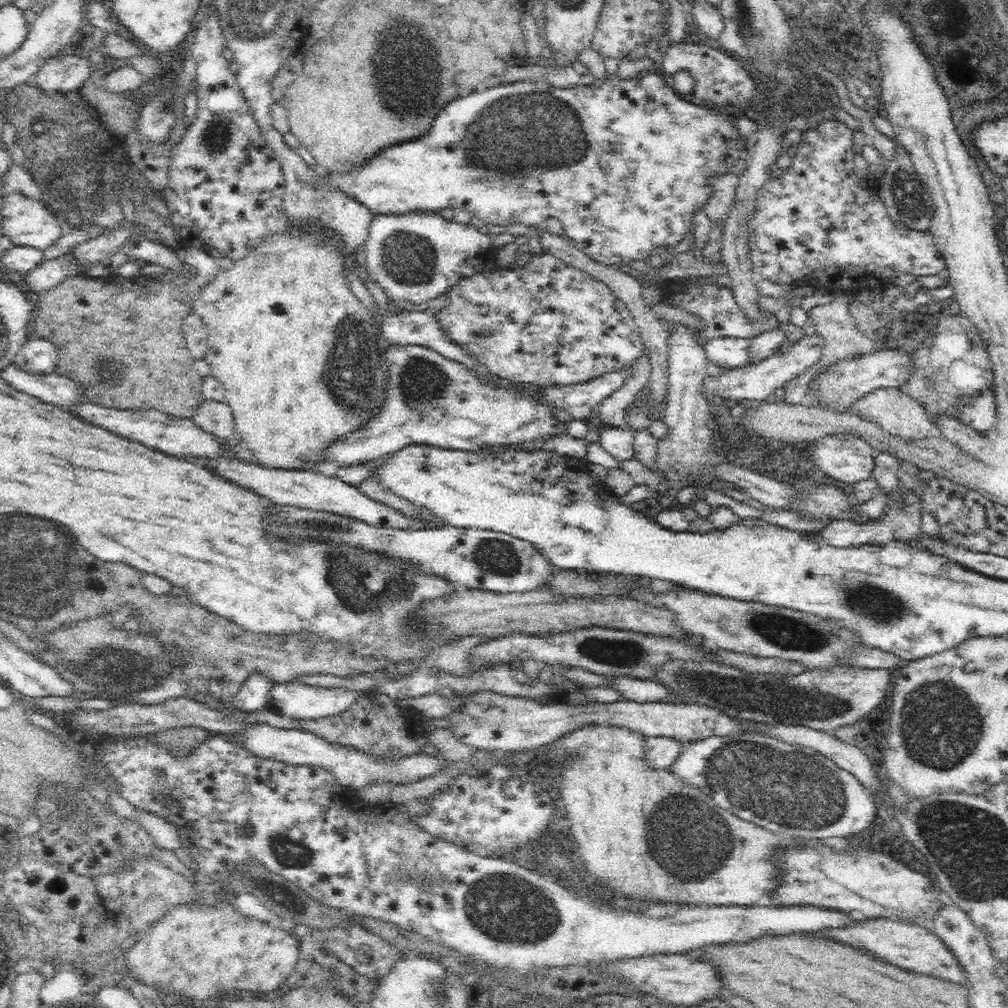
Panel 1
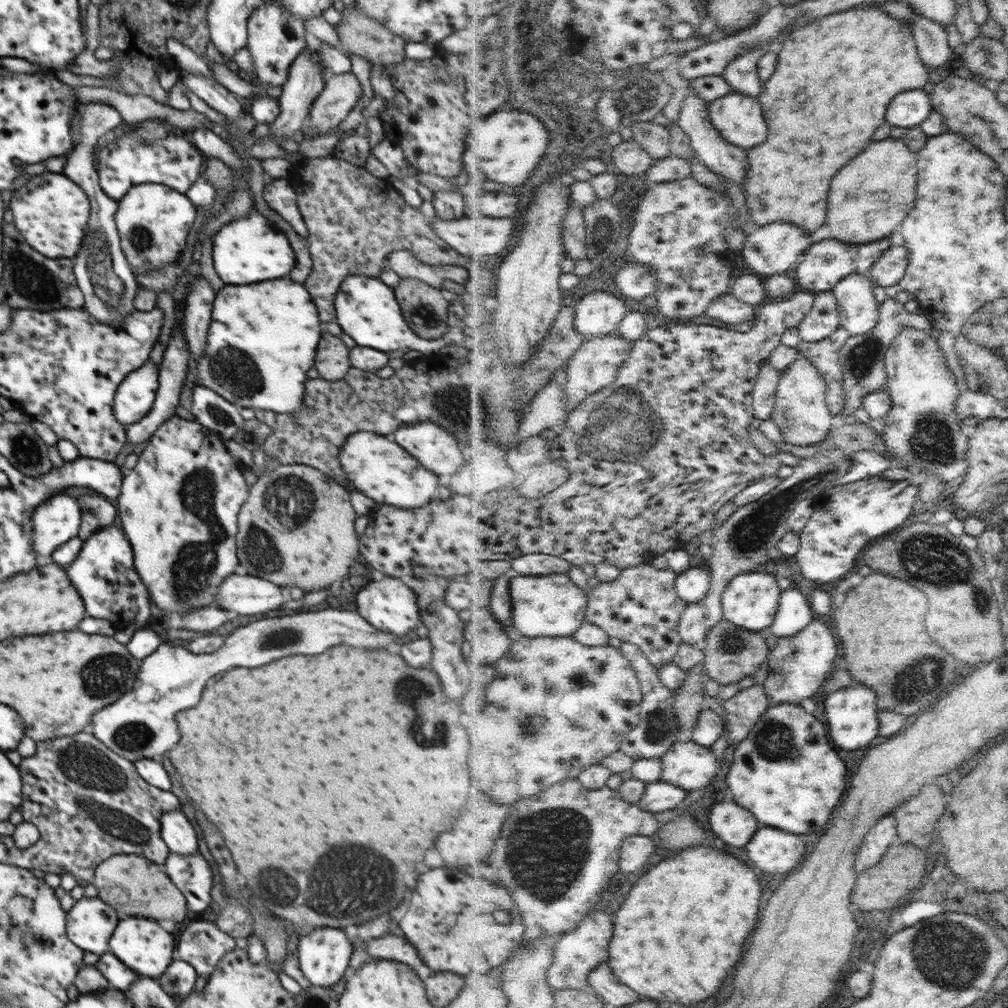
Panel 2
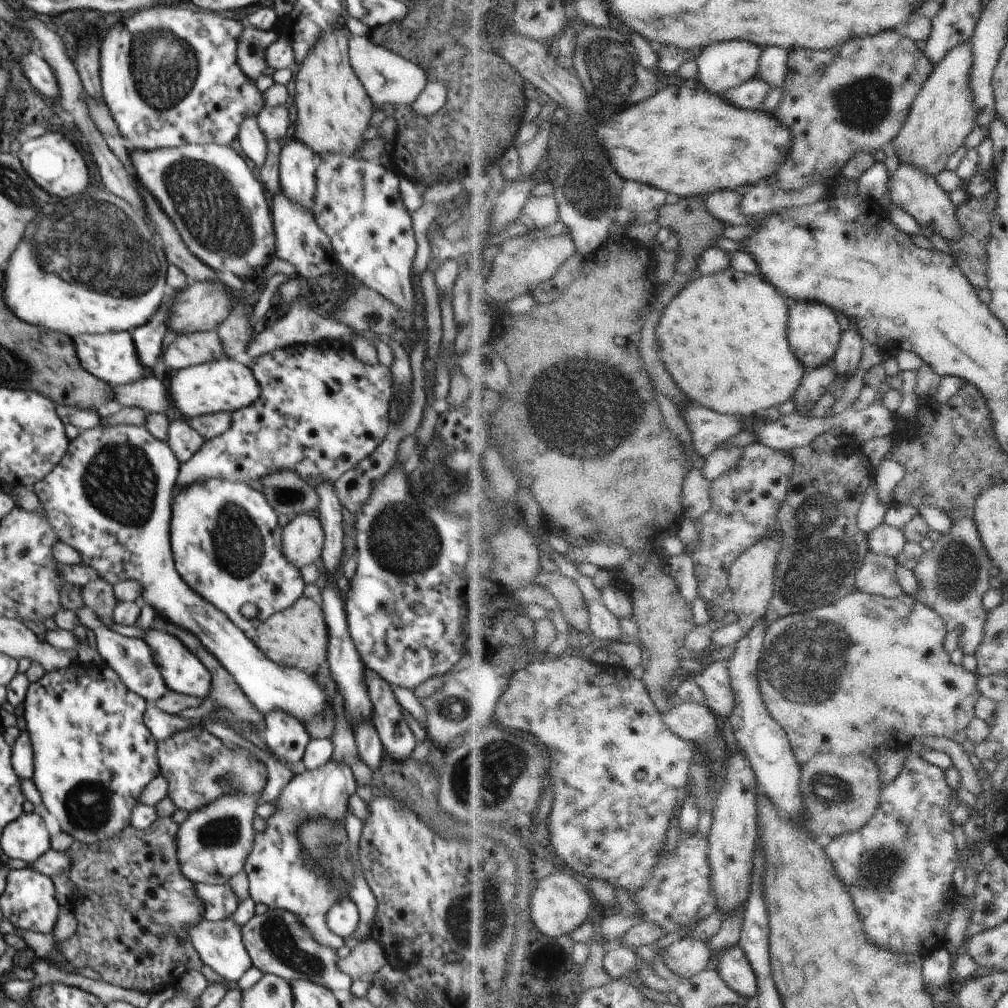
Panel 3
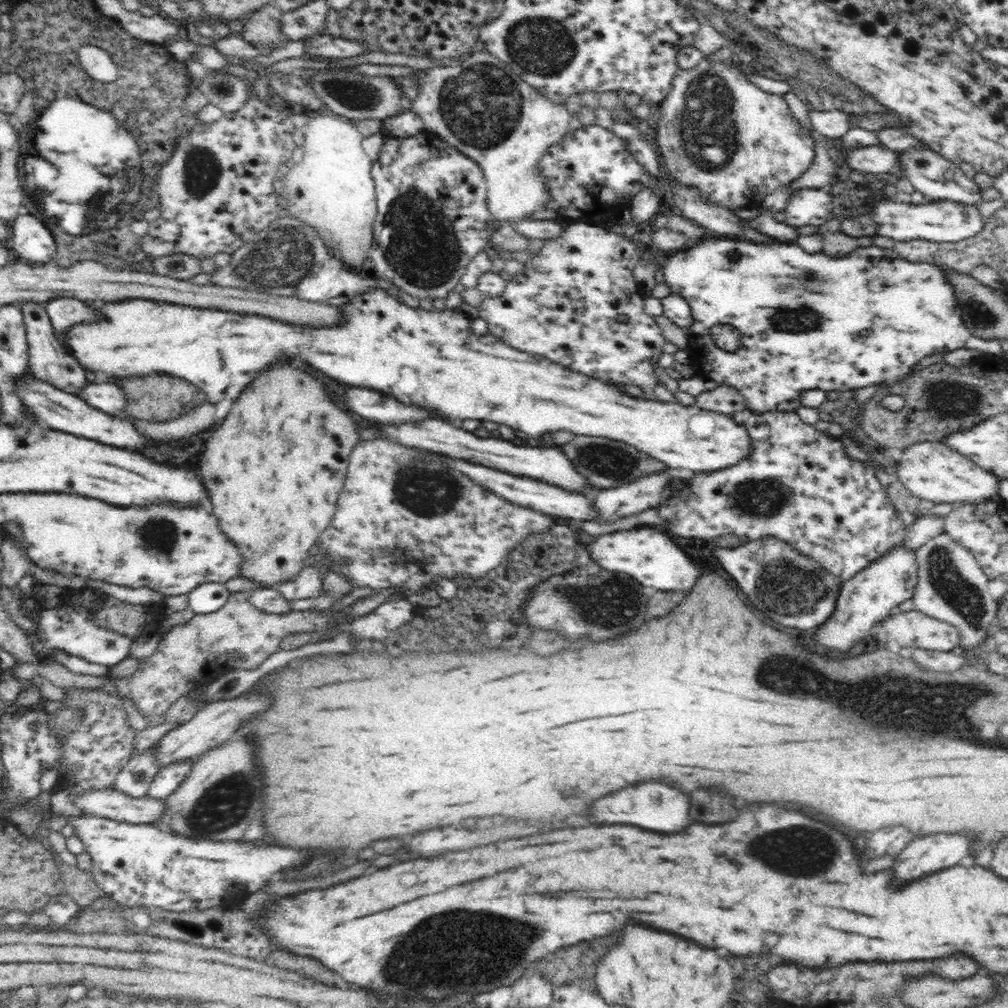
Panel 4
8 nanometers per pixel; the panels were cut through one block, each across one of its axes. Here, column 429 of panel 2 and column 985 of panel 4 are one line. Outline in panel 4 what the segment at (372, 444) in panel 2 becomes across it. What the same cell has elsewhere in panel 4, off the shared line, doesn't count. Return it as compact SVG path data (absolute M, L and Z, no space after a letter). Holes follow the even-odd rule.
M922 442L916 446L908 446L903 449L903 457L896 463L897 479L904 489L908 489L918 498L932 500L929 504L954 503L954 504L978 504L984 500L992 500L998 496L1000 484L998 478L992 472L982 470L978 464L972 464L966 456L954 452L949 446L940 442Z

